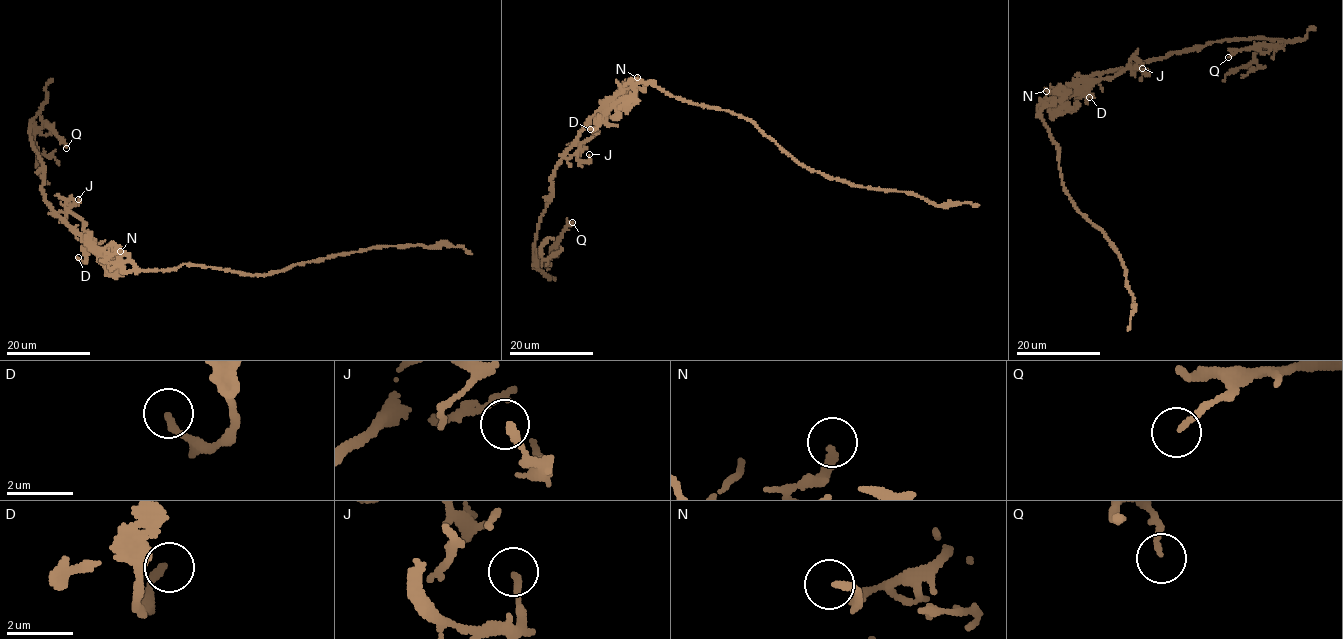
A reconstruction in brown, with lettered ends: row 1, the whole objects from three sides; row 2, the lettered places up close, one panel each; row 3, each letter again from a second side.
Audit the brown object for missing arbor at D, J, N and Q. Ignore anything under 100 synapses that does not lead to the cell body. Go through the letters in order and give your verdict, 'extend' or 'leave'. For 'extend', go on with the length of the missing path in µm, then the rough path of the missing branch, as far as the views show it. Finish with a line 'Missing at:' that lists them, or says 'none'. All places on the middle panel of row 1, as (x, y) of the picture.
D: leave
J: leave
N: leave
Q: leave
Missing at: none

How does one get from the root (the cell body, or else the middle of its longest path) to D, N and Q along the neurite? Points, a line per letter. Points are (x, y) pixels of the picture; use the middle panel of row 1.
D: (655, 87), (639, 81), (634, 86), (633, 97), (622, 106), (612, 107), (601, 118), (598, 126), (590, 129)
N: (655, 87), (639, 81), (634, 86), (633, 97), (622, 106), (603, 112), (616, 96), (627, 95), (637, 77)
Q: (655, 87), (639, 81), (633, 97), (589, 120), (566, 151), (537, 229), (538, 262), (572, 222)

